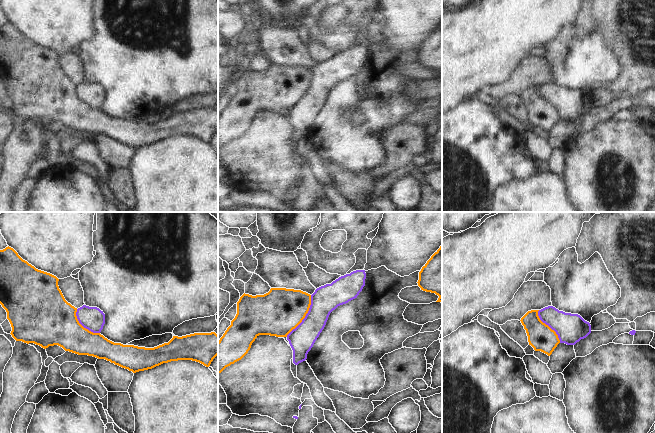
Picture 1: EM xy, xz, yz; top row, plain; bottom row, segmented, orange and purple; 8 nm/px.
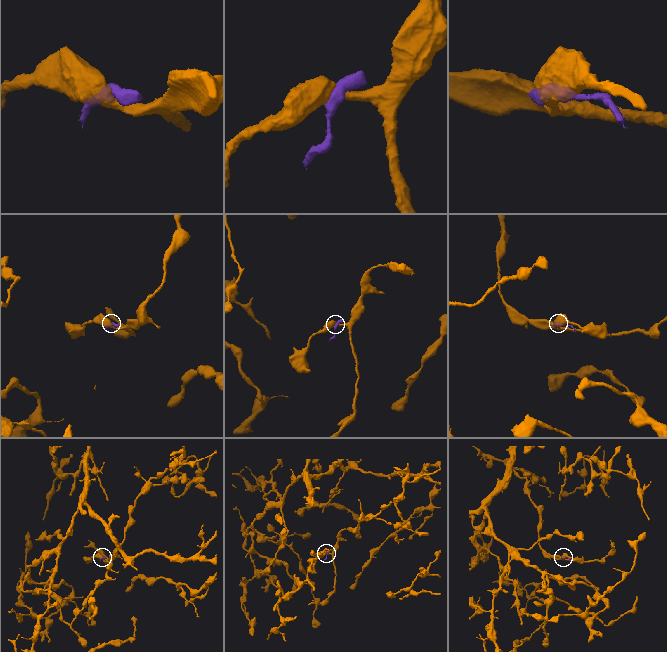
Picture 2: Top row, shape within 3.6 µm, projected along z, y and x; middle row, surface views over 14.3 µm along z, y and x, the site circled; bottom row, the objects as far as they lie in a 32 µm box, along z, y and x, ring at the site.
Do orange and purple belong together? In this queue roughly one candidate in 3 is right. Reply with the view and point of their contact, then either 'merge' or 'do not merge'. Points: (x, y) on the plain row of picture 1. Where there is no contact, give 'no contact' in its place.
contact xz (305, 91); do not merge

